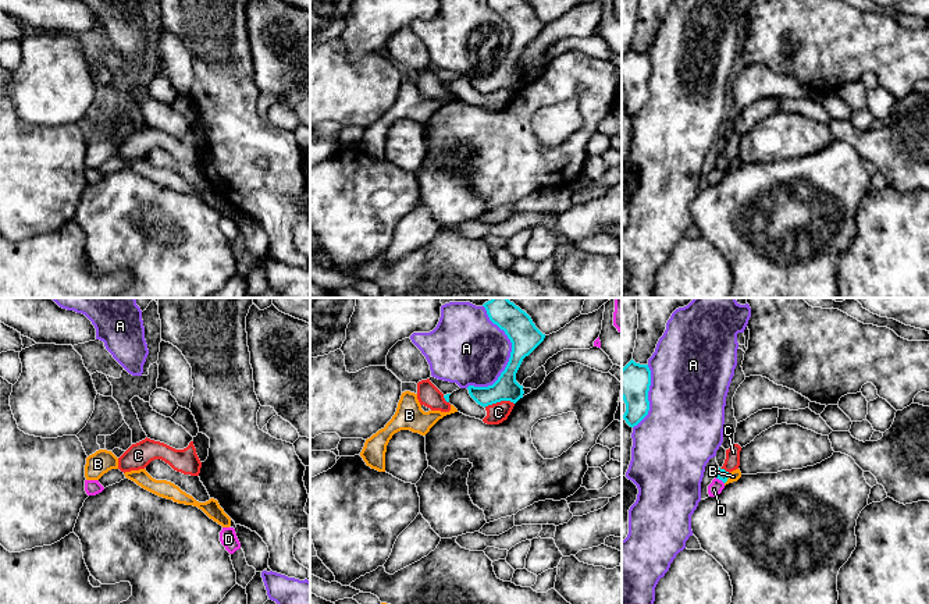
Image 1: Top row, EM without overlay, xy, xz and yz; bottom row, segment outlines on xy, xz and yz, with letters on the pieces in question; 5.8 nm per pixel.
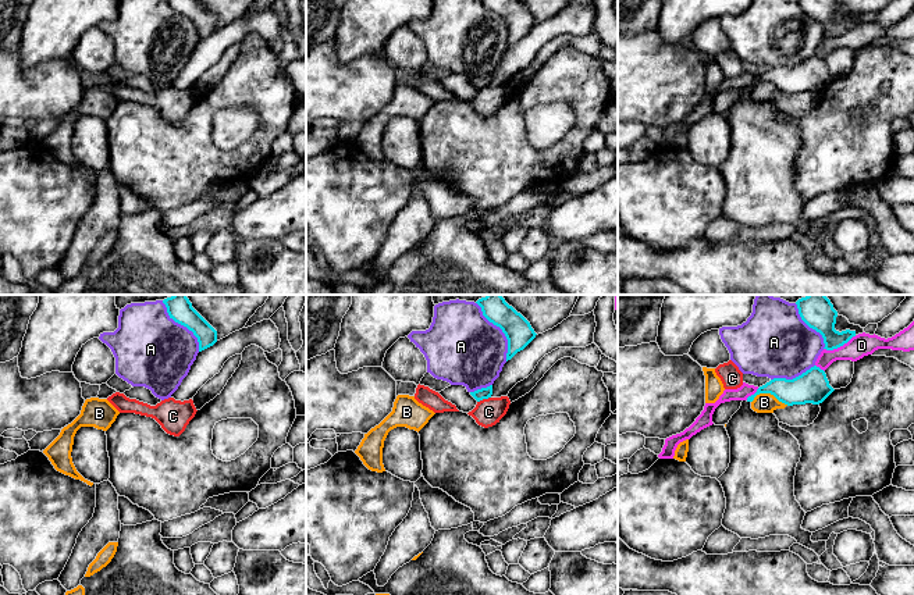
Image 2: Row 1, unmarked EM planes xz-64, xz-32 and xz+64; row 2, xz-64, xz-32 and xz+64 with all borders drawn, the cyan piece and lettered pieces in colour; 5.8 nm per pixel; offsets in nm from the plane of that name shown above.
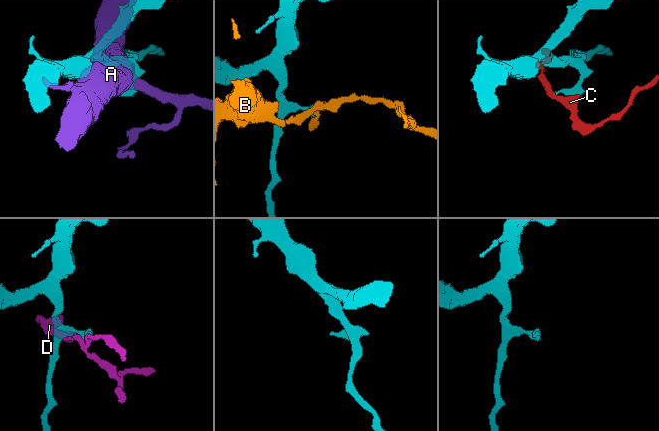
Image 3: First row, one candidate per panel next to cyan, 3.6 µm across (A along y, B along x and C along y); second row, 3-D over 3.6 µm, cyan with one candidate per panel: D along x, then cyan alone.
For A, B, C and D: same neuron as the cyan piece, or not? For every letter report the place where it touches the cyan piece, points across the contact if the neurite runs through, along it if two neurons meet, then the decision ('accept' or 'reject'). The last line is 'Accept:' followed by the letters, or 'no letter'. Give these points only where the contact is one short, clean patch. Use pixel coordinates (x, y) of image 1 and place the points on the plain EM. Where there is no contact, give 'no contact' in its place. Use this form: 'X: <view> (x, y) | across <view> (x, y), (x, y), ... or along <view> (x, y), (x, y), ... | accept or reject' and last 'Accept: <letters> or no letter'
A: xz (509, 49) | reject
B: yz (728, 166) | reject
C: xz (498, 89) | reject
D: yz (719, 167) | reject
Accept: no letter

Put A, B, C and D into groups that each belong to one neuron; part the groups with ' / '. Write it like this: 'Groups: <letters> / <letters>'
Groups: A / B / C / D

